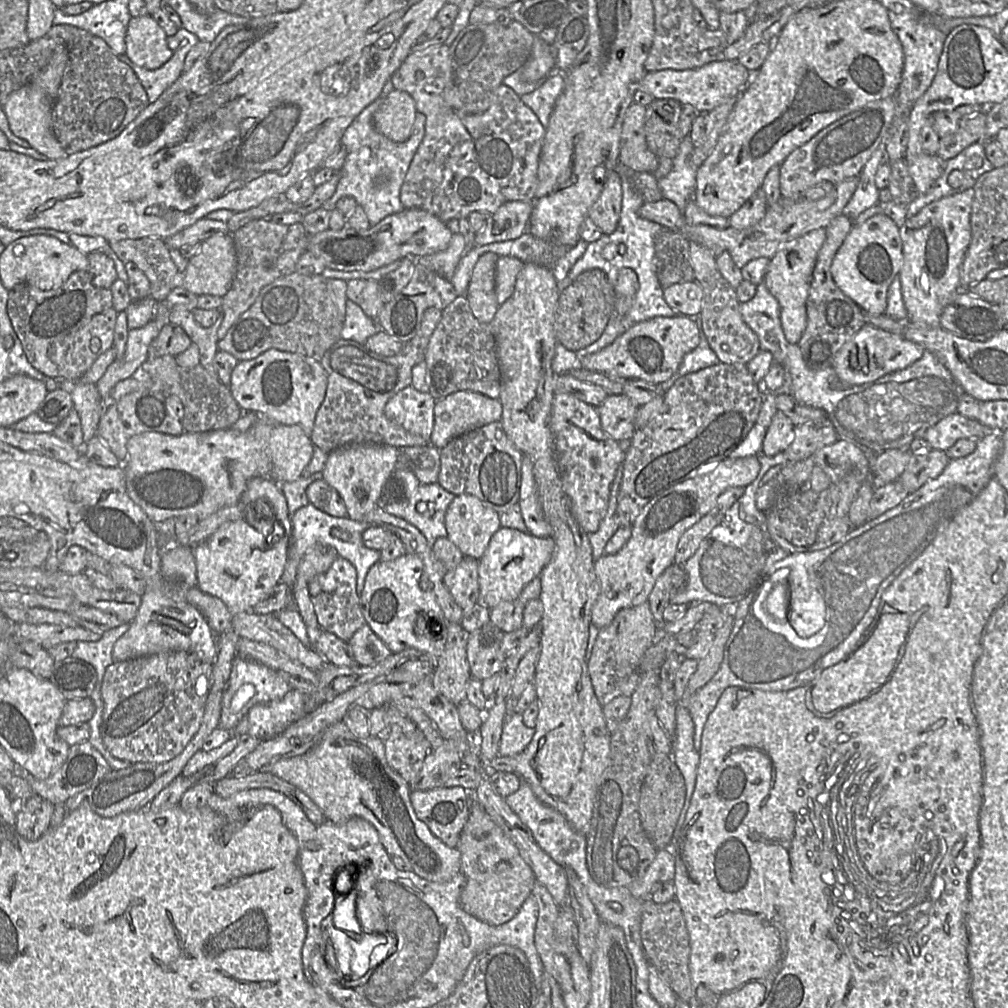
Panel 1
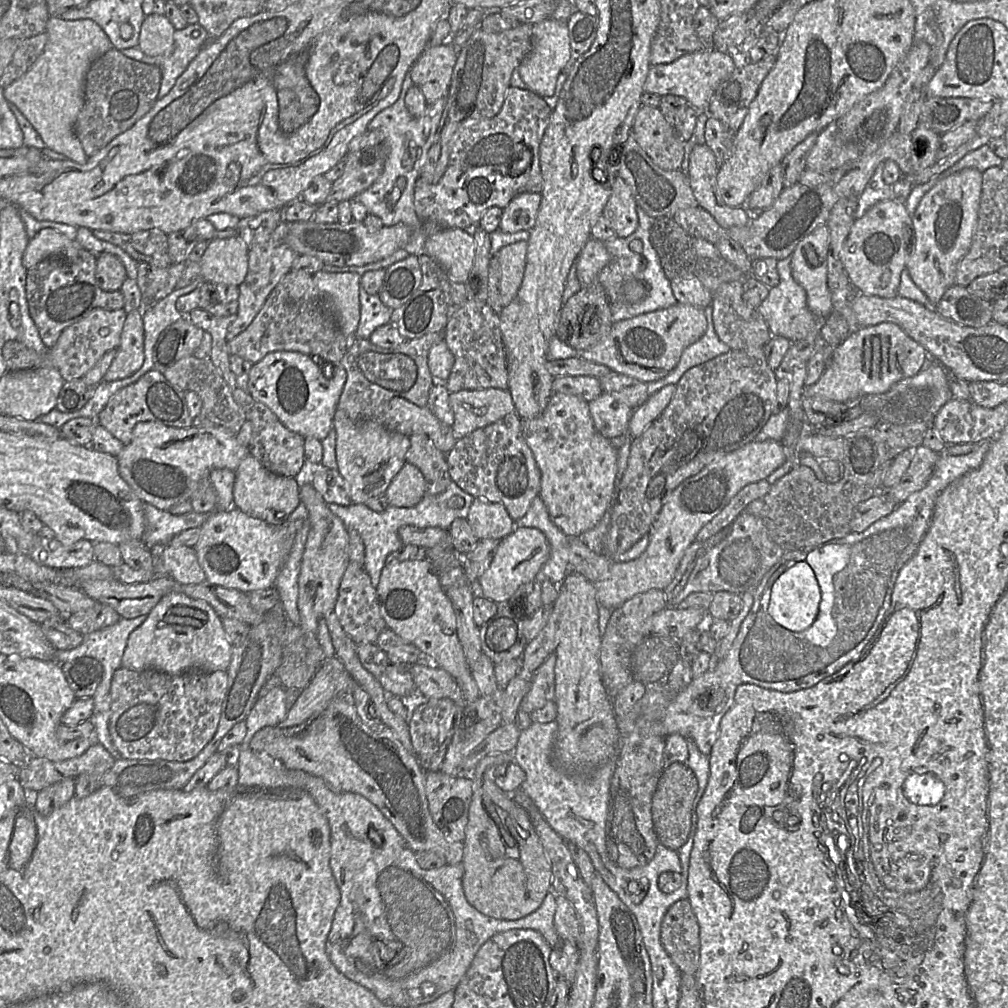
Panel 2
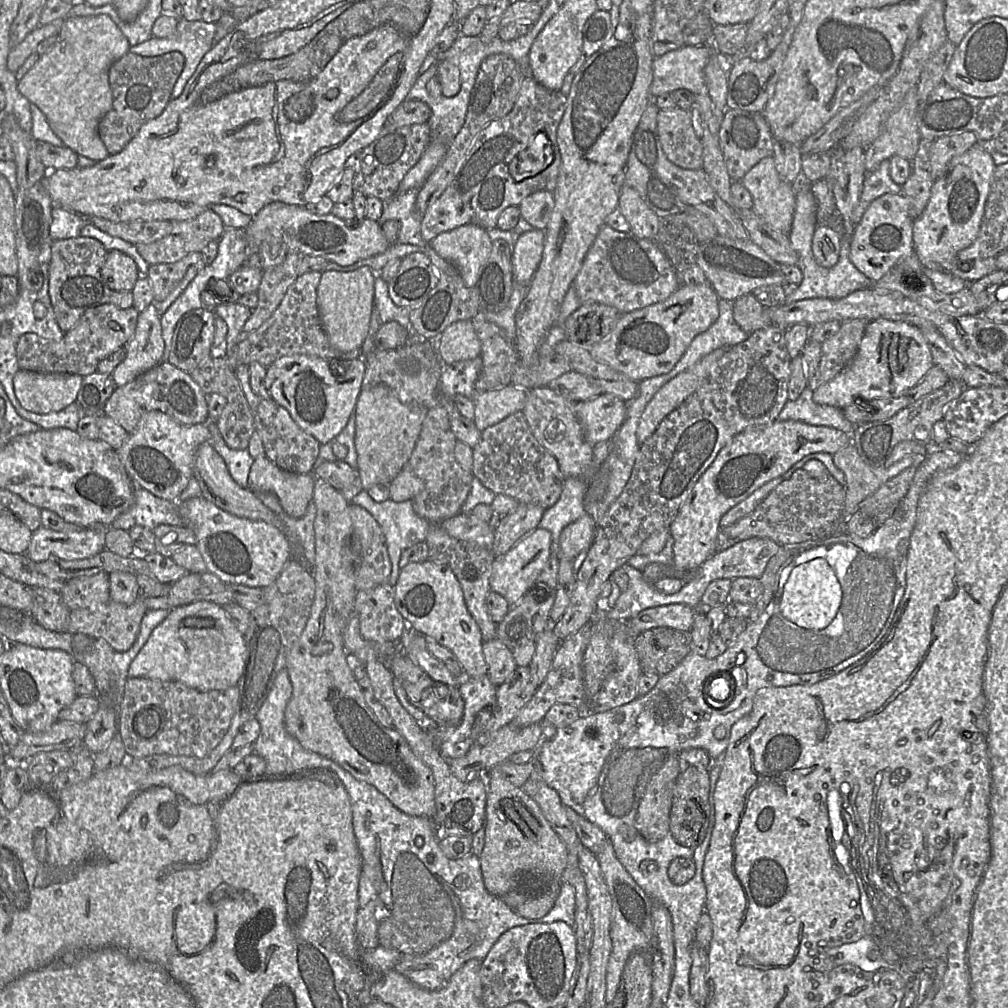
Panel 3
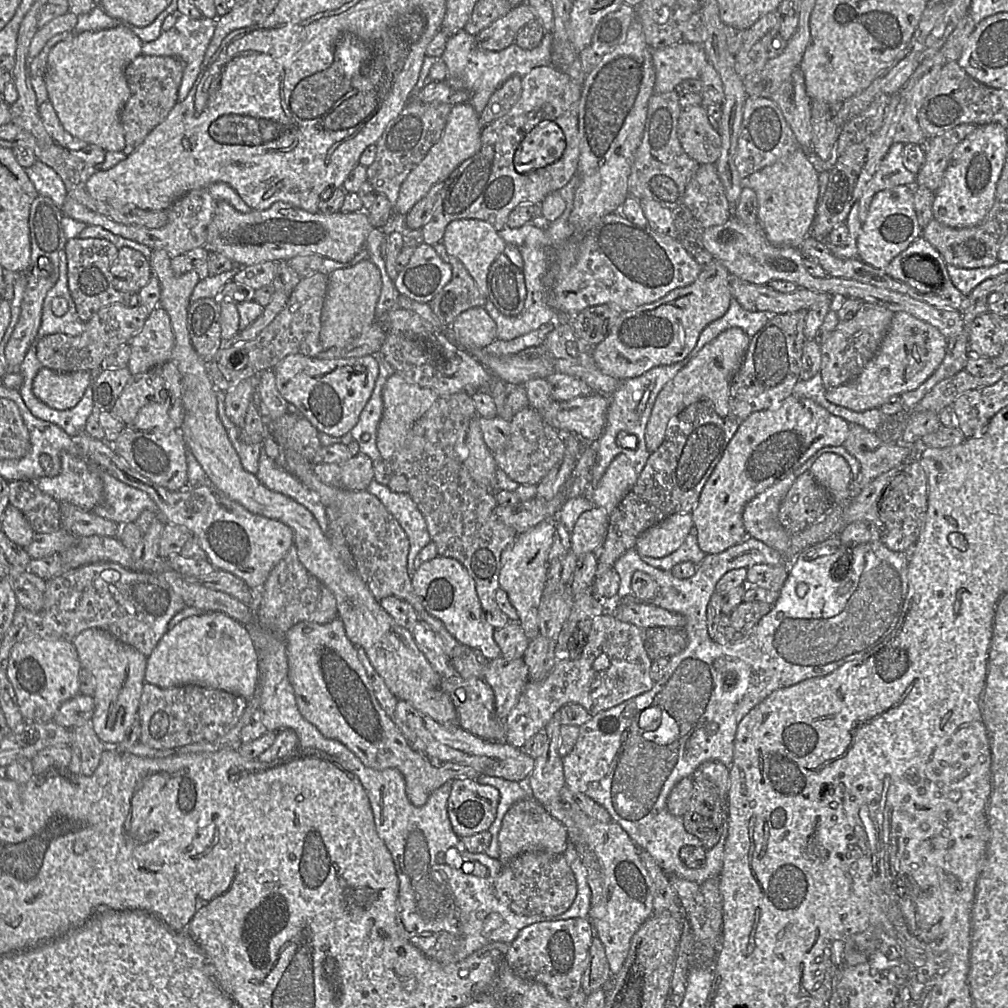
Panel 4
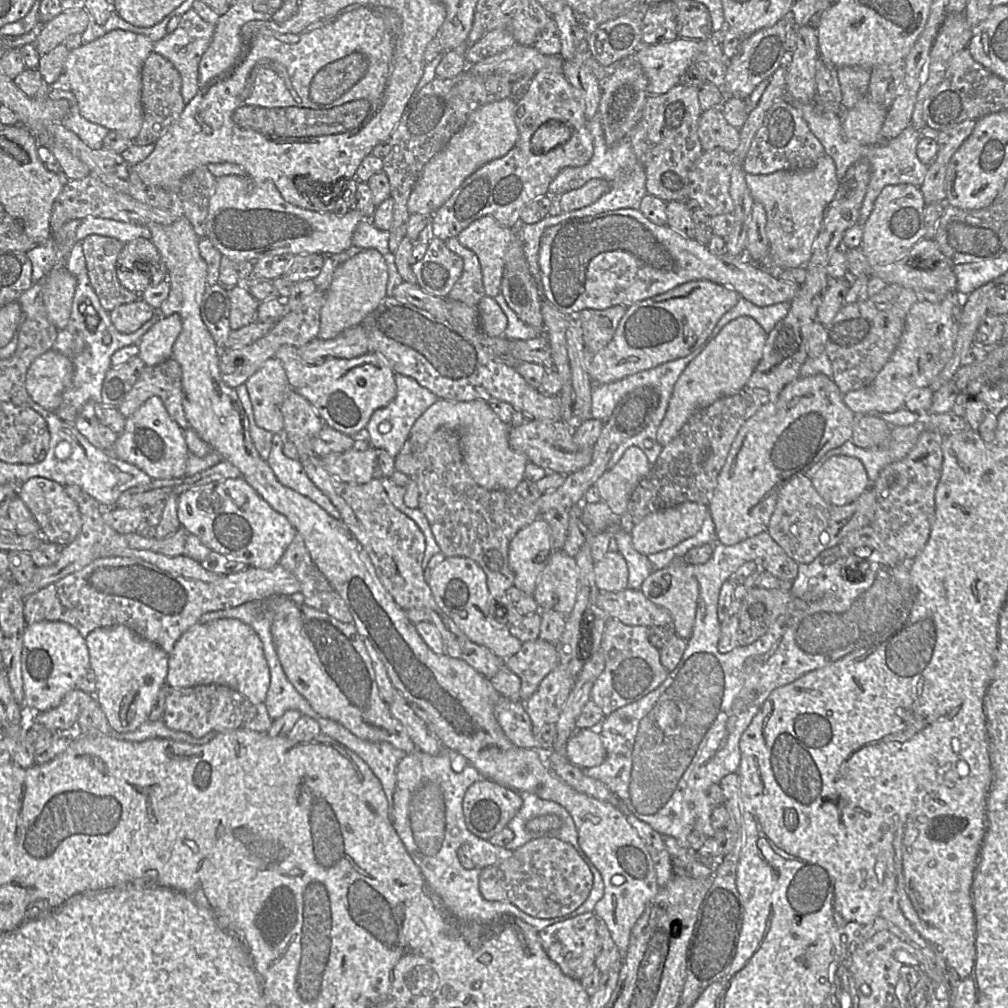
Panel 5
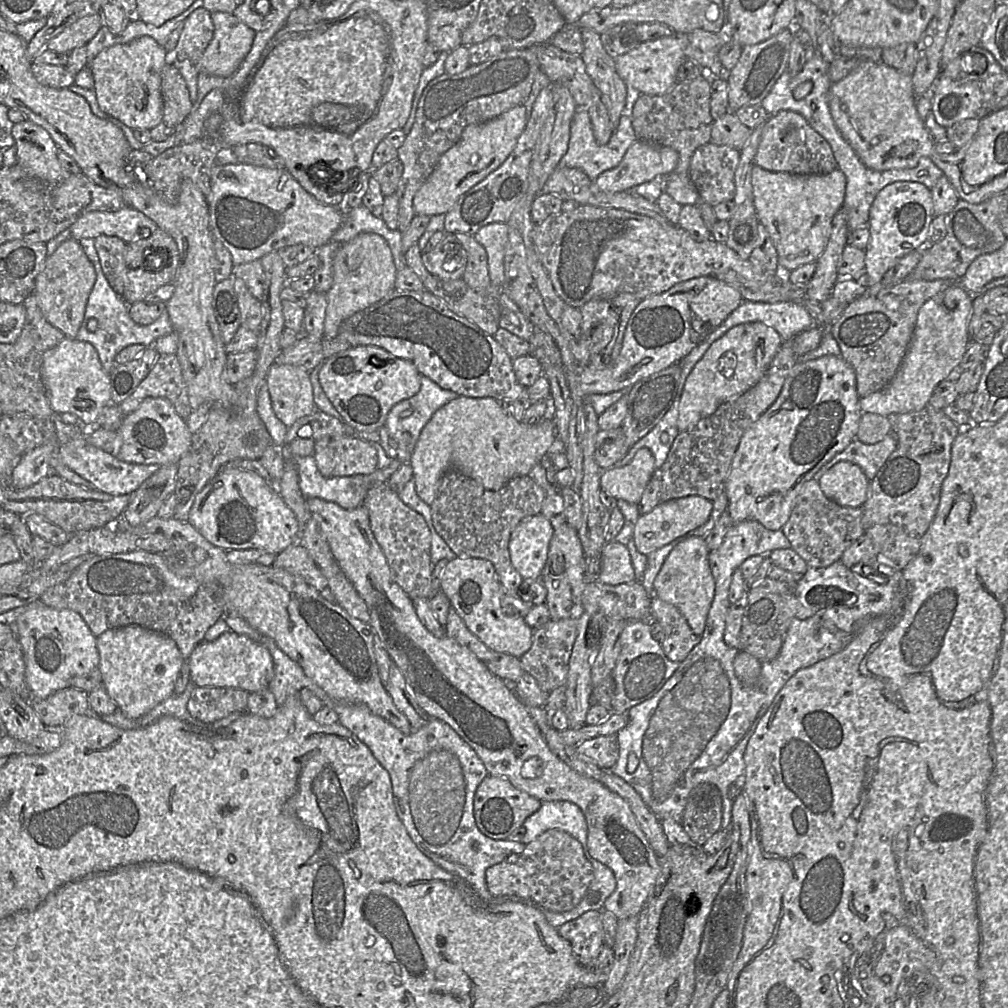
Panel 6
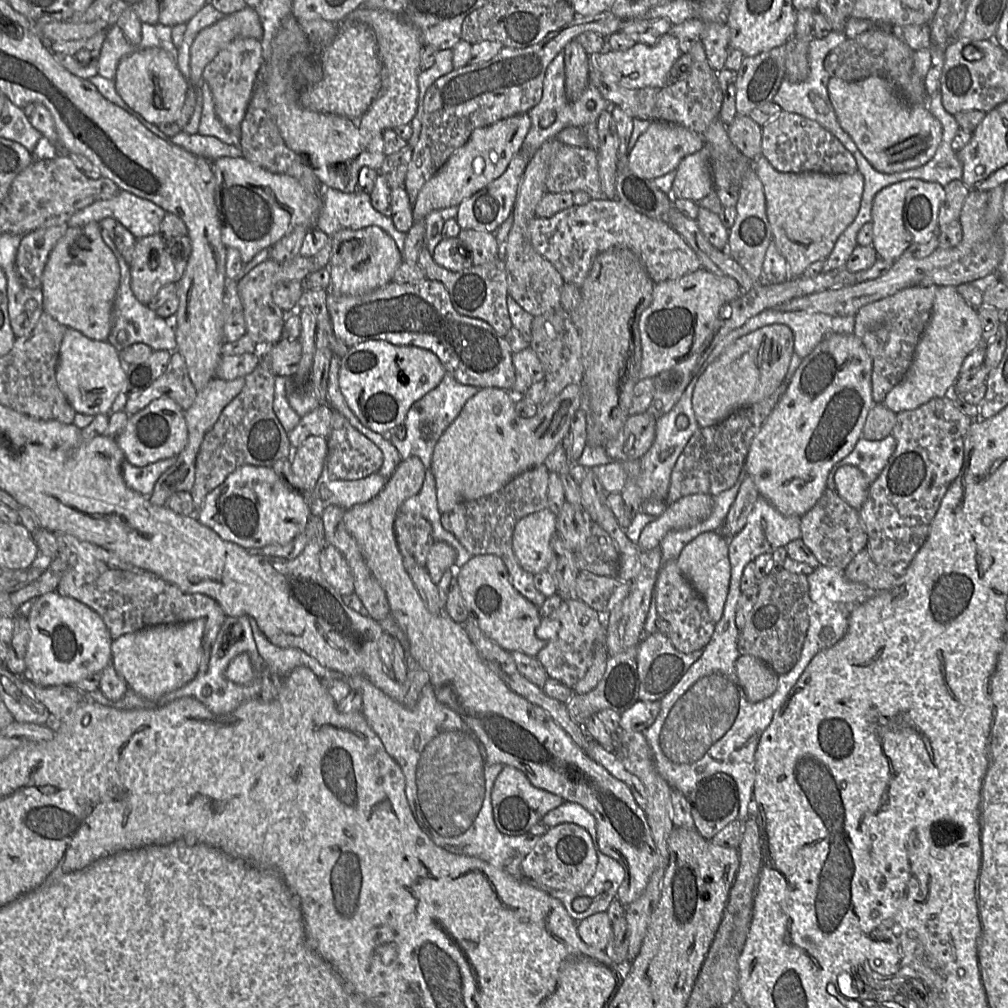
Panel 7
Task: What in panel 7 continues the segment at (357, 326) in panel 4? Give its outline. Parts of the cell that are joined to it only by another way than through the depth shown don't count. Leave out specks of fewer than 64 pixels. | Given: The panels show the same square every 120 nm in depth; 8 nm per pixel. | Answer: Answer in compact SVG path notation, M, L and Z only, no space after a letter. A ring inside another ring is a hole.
M377 226L341 229L330 239L332 250L327 266L330 285L326 290L333 294L357 296L370 293L393 281L394 272L403 261L394 240Z

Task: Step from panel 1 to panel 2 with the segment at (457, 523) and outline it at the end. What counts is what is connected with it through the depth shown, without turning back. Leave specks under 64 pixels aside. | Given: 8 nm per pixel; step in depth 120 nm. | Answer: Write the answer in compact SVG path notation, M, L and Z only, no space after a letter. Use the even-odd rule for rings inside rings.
M476 498L469 507L466 520L479 540L502 540L516 528L516 521L502 504Z

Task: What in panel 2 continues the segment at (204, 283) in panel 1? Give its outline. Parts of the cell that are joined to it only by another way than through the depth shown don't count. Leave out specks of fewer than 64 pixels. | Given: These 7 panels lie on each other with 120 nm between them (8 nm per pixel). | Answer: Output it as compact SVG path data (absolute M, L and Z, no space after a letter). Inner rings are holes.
M239 236L214 238L208 242L199 265L199 276L205 283L239 286L244 281L248 271L248 246Z

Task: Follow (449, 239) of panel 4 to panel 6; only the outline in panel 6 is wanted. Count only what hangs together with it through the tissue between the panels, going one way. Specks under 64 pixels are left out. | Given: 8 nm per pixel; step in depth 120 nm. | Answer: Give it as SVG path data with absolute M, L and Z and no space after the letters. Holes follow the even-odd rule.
M491 223L481 227L474 238L486 250L490 283L501 287L504 281L504 255L508 241L506 223Z

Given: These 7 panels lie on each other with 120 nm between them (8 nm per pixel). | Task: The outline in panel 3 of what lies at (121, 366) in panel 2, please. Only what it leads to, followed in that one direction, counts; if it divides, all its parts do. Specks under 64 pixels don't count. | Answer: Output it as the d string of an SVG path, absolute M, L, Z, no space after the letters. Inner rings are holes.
M157 303L139 313L134 335L124 347L125 359L111 373L118 387L159 365L166 356Z

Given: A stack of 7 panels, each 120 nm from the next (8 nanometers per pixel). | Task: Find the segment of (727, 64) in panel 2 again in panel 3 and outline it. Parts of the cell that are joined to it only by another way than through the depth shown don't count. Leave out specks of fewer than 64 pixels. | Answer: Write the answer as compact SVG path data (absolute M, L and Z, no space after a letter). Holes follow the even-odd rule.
M709 44L682 46L653 60L651 98L684 88L698 95L705 92L704 68L712 54Z

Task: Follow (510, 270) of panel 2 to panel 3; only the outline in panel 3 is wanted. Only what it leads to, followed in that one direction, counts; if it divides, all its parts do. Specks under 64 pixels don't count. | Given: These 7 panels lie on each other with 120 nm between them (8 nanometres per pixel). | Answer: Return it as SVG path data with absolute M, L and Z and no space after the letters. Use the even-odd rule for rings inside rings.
M532 229L521 234L512 247L511 265L515 285L528 287L543 254L544 230Z

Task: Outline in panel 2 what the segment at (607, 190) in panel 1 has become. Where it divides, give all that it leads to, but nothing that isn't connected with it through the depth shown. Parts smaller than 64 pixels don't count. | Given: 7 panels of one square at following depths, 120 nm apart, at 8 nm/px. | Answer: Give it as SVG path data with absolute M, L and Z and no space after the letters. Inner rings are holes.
M619 175L613 180L611 194L602 216L621 238L632 234L638 226L637 203L631 189Z

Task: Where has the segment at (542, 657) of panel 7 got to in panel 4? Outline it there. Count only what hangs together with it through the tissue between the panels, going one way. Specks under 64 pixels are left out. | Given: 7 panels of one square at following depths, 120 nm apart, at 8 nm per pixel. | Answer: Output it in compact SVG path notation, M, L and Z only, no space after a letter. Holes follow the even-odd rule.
M500 656L486 666L483 680L493 690L497 716L504 719L517 705L529 683L528 667L523 657L508 659Z

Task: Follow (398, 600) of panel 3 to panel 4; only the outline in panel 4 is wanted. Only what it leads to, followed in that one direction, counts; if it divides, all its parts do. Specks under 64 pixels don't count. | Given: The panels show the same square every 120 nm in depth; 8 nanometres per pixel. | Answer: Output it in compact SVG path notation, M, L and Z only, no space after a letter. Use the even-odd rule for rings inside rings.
M446 557L423 563L411 576L412 589L424 609L443 622L460 643L479 651L489 662L501 656L494 640L495 628L486 620L473 578L457 560Z

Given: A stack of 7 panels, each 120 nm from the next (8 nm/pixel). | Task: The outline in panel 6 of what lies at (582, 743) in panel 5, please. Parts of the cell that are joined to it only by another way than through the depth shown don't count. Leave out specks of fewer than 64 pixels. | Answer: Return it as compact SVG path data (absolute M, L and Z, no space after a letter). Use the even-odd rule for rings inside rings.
M616 734L588 739L575 747L576 752L586 761L591 761L601 769L609 769L618 759Z

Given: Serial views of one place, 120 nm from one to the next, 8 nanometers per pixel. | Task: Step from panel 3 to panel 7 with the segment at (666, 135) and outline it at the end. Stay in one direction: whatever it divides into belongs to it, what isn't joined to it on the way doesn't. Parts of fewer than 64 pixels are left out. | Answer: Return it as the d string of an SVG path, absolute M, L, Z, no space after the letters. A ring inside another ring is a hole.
M738 115L727 125L729 139L749 159L761 156L762 126L749 116Z

